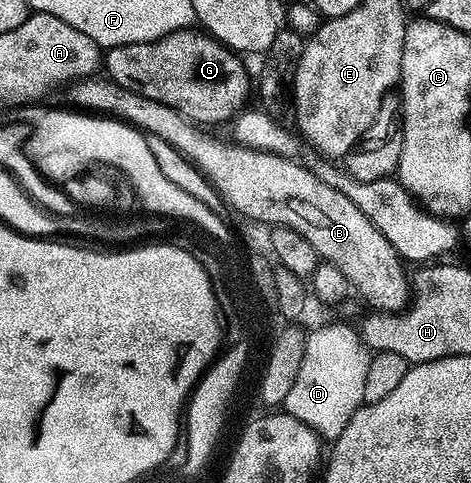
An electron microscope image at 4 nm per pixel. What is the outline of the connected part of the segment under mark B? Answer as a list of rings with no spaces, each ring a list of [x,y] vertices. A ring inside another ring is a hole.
[[[100,74],[74,79],[67,90],[74,103],[72,106],[78,112],[96,113],[132,124],[154,140],[162,139],[167,146],[182,151],[217,186],[218,193],[239,214],[254,219],[254,224],[290,227],[295,233],[303,233],[303,237],[315,245],[322,260],[343,269],[343,277],[347,277],[350,288],[356,294],[358,291],[370,303],[370,308],[400,311],[406,306],[411,297],[411,279],[407,271],[405,275],[406,264],[391,241],[363,217],[359,205],[344,195],[340,186],[324,183],[319,176],[295,163],[296,160],[272,155],[269,151],[252,151],[232,142],[216,143],[203,132],[206,130],[182,119],[175,109],[139,97],[139,93],[131,93],[131,89],[123,89],[123,85]]]

